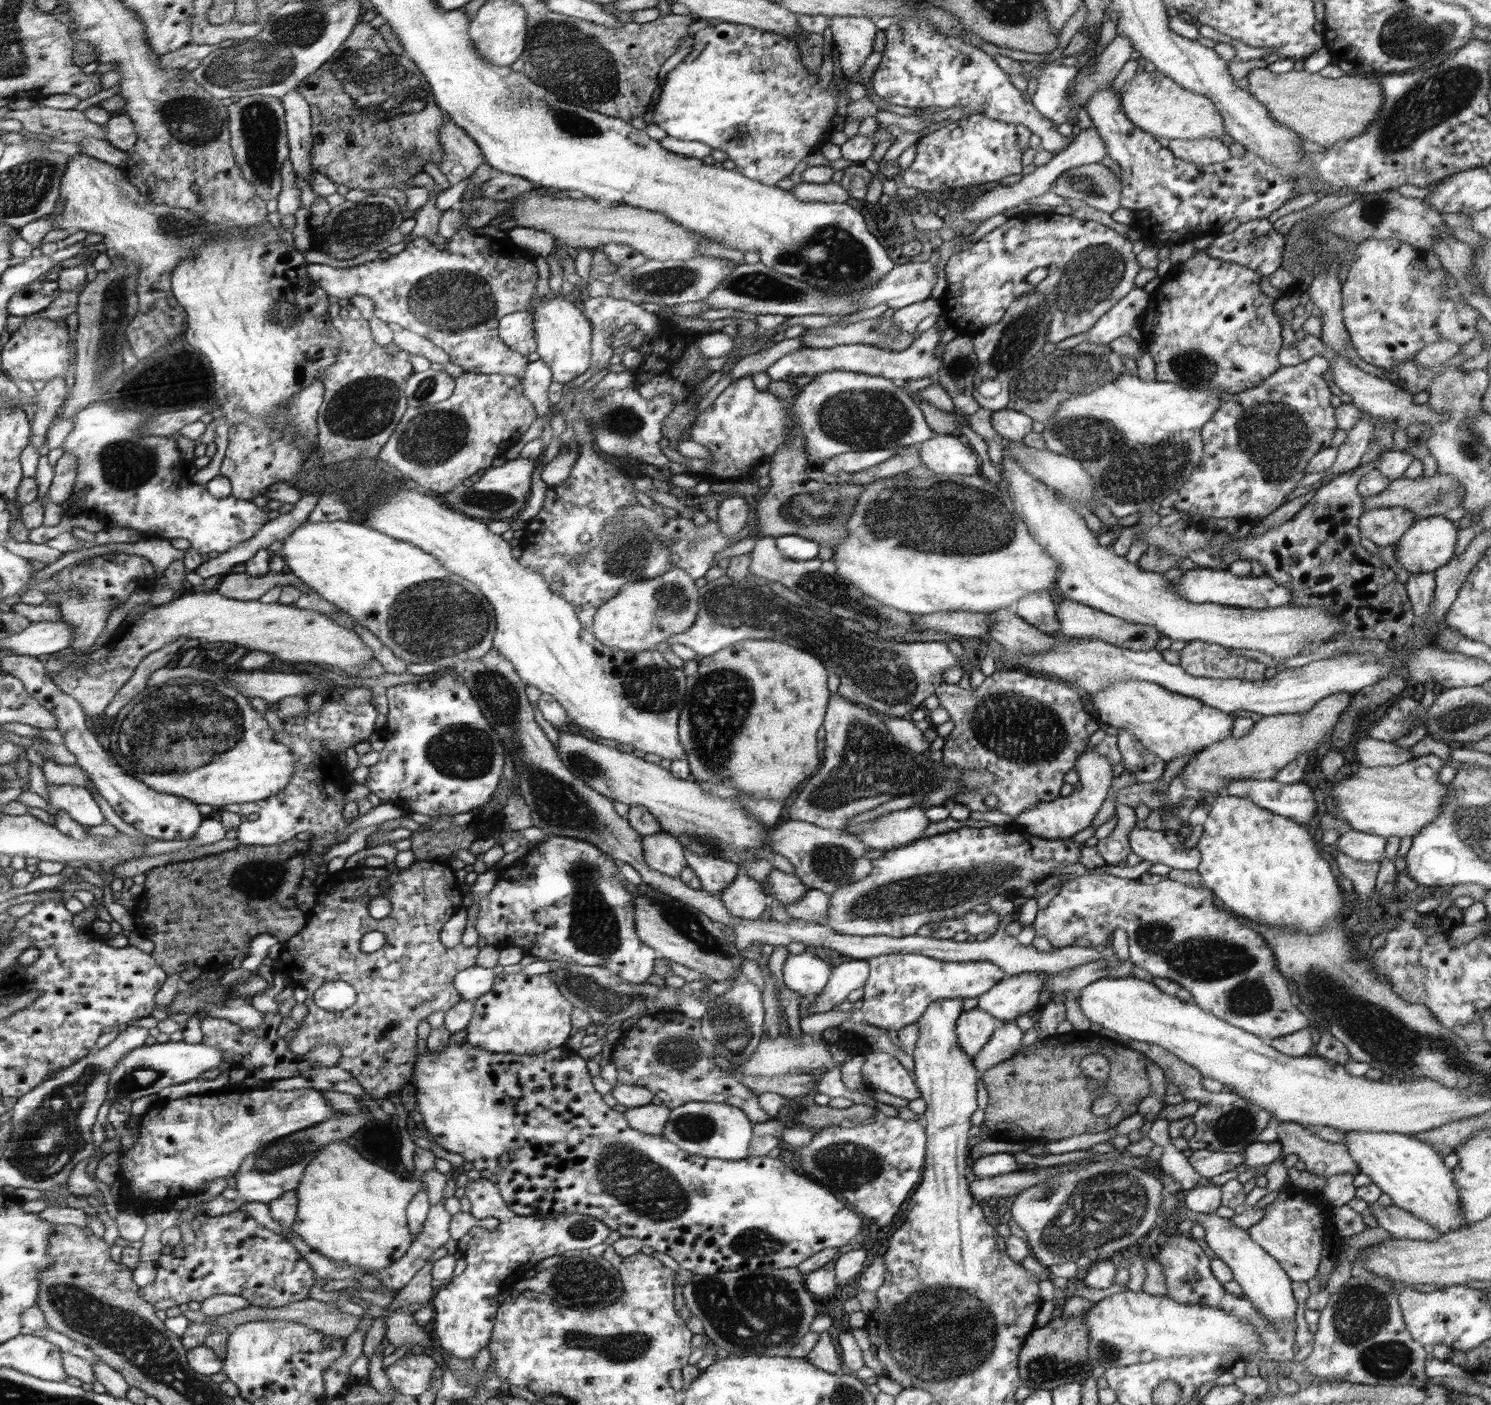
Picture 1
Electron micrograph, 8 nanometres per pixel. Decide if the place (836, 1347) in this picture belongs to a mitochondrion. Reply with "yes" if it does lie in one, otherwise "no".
no

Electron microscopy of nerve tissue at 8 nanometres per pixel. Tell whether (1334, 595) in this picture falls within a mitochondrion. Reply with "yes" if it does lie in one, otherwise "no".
no

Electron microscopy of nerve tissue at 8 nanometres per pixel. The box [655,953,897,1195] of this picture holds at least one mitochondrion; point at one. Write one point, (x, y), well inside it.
(732, 1029)

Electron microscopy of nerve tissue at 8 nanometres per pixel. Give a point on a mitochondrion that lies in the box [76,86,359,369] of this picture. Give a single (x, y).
(261, 160)

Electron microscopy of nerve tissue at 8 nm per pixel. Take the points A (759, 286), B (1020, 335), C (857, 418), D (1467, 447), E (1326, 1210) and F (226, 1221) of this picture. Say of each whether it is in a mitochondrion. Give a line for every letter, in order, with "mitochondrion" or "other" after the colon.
A: mitochondrion
B: mitochondrion
C: mitochondrion
D: mitochondrion
E: other
F: other

